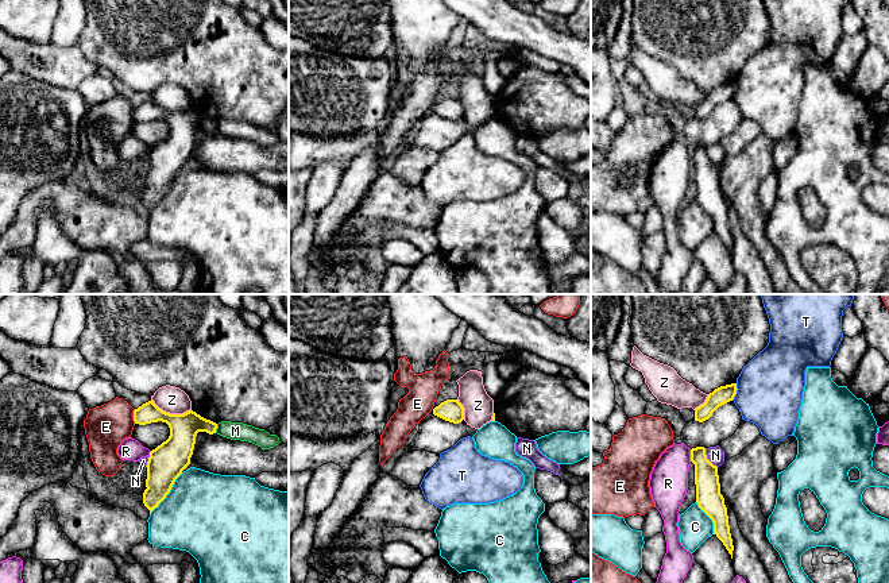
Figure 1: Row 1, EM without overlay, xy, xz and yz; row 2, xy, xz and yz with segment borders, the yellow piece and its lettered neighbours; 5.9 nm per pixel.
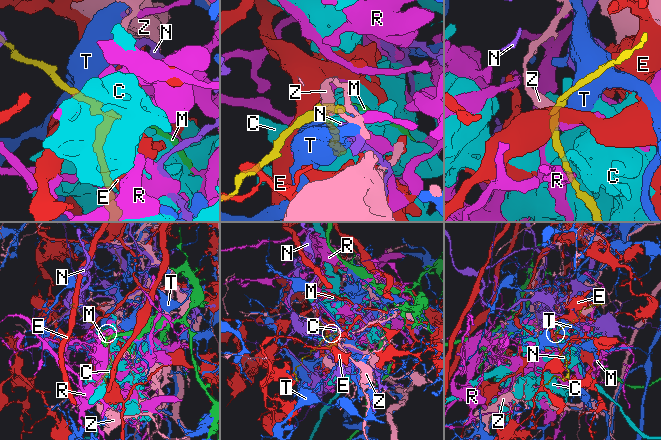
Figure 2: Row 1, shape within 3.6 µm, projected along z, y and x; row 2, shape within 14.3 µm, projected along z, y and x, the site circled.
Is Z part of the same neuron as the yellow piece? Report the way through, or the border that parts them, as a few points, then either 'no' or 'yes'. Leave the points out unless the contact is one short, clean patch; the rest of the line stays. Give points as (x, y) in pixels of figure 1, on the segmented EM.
border xy (151, 398), (159, 408), (170, 413), (190, 410); no

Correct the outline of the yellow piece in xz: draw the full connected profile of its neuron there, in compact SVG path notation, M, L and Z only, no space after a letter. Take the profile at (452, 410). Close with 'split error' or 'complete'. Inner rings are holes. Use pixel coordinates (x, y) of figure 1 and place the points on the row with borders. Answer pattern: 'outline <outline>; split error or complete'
outline M447 399L433 409L433 414L445 421L459 424L464 420L464 408L459 399Z; complete

